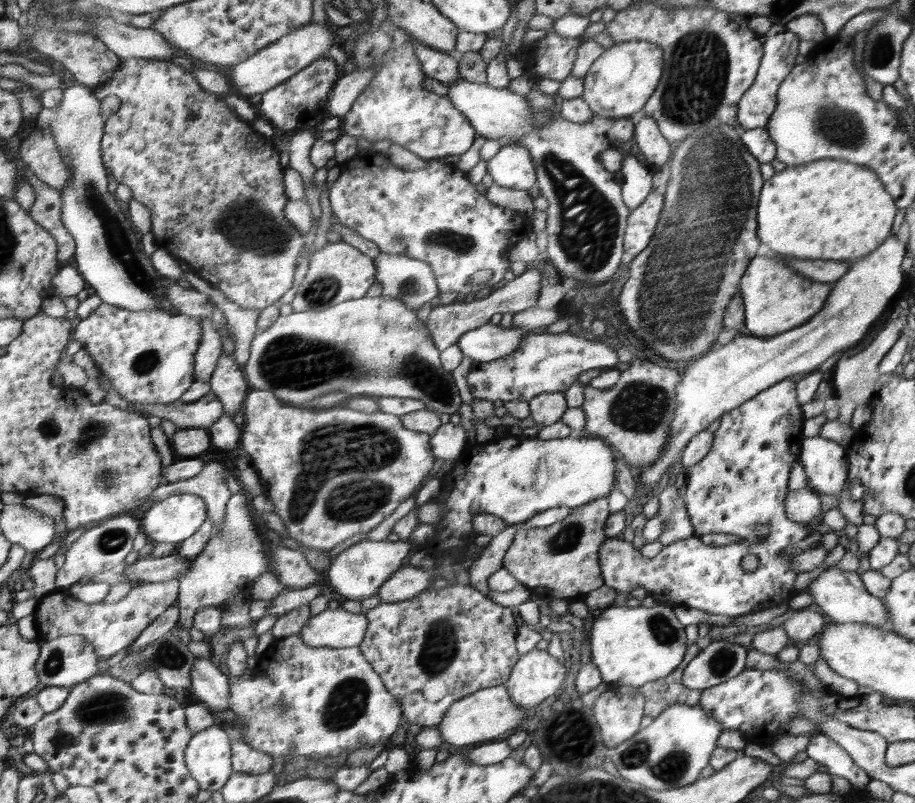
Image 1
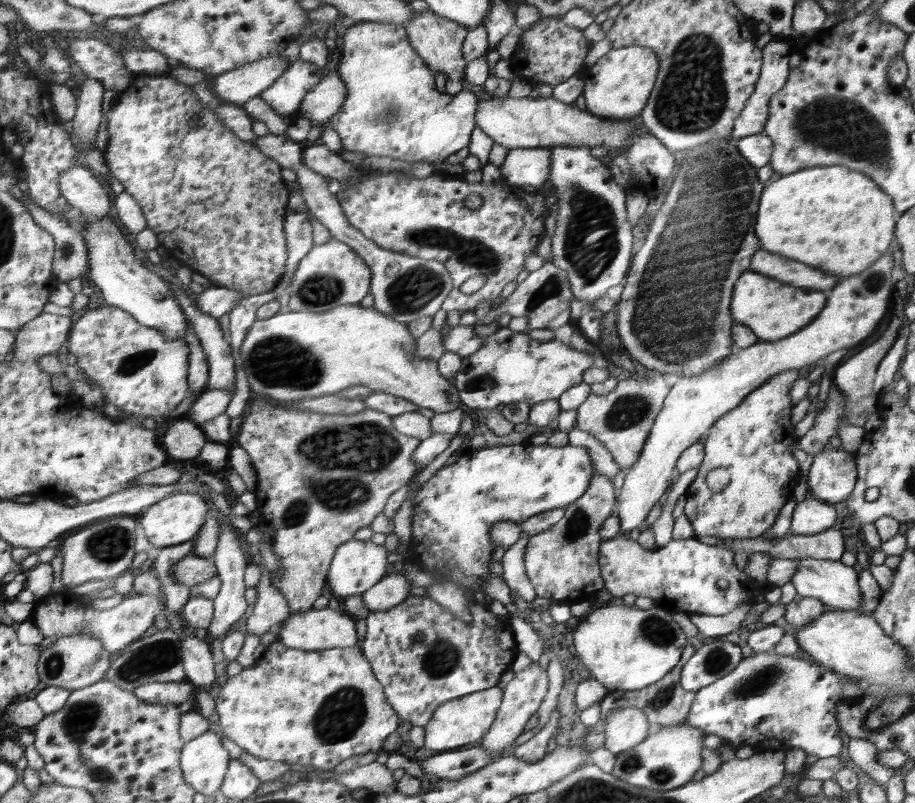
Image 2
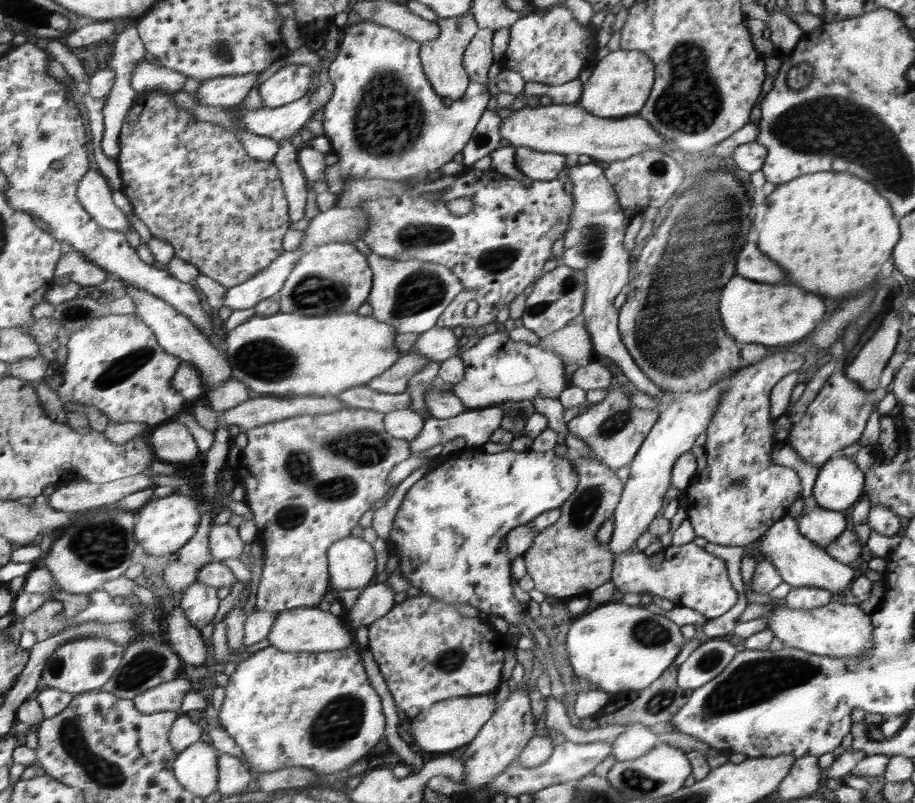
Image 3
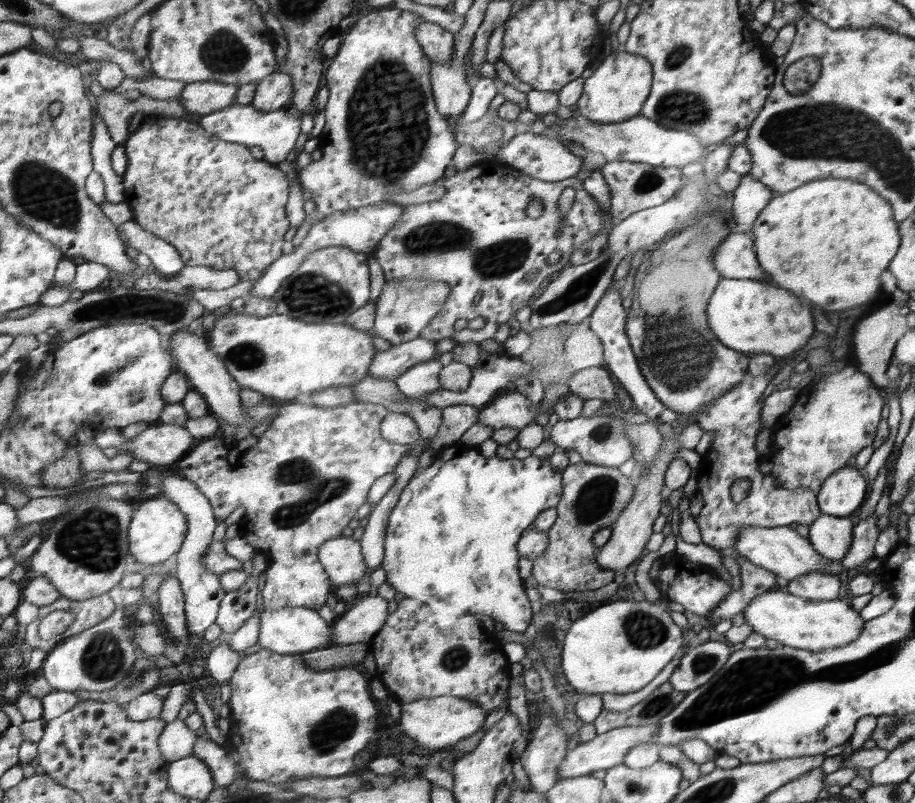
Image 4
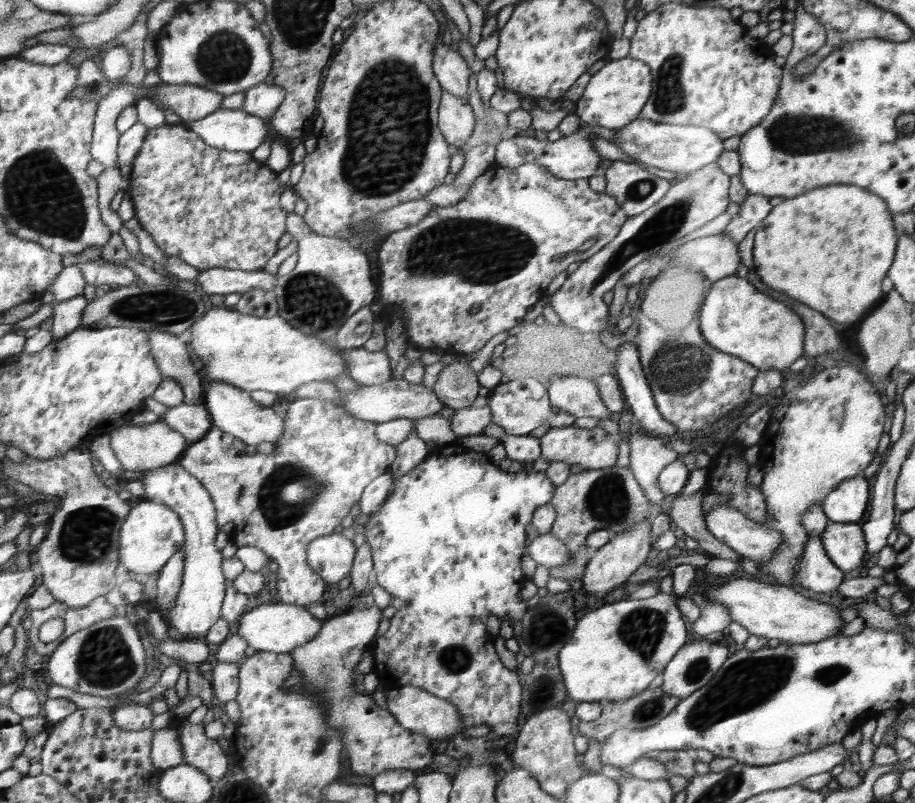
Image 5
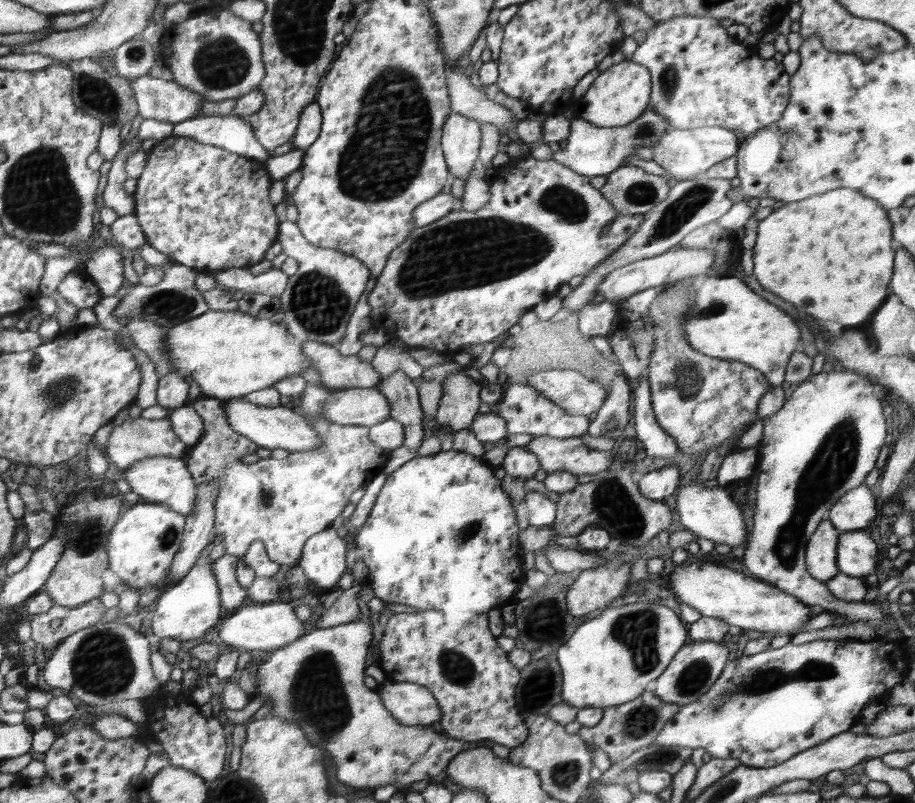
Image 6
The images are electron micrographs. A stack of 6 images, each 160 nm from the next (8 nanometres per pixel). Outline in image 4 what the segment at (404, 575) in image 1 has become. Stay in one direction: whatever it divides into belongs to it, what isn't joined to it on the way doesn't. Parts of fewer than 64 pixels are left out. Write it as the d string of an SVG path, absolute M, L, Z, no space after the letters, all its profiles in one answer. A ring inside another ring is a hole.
M365 594L332 622L331 646L371 641L388 619L388 601L379 595Z

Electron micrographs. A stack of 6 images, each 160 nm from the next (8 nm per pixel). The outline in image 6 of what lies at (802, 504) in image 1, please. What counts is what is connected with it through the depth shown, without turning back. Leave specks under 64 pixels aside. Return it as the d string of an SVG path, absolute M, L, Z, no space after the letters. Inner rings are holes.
M847 530L839 533L839 572L865 579L878 566L878 546L868 530Z

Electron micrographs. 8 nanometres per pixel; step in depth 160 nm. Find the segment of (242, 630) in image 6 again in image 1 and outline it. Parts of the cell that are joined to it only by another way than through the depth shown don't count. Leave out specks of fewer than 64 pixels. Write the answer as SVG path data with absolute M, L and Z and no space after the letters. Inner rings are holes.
M339 606L337 610L327 609L324 612L320 612L317 616L311 616L299 635L308 646L348 648L359 646L367 634L369 624L370 621L368 616L366 616L366 612L352 614L352 612L344 610L343 606Z

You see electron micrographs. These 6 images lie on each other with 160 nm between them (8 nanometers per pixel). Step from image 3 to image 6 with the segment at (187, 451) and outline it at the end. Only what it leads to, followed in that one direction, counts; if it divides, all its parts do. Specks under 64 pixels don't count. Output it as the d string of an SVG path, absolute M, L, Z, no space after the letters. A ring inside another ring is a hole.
M140 416L115 427L110 437L107 453L120 469L128 470L148 457L158 457L160 455L176 458L184 457L189 449L187 443L175 433L174 427L167 417L150 420Z

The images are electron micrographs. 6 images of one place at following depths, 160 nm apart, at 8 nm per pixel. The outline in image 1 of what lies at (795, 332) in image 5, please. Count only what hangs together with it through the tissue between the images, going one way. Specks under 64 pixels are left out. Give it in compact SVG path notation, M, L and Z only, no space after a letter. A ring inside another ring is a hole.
M756 256L756 262L751 262L747 272L743 274L744 286L739 285L739 292L742 292L745 327L754 337L774 337L805 325L824 306L832 290L832 284L810 282L808 278L794 274L794 270L778 258Z

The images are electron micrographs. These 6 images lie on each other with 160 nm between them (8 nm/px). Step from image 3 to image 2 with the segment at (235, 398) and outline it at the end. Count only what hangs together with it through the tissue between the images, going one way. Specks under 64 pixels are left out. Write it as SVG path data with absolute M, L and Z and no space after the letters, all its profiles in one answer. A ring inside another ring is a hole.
M207 388L199 397L183 417L201 425L204 421L212 420L215 416L220 416L220 413L225 413L230 401L232 401L233 394L226 392L226 390Z

